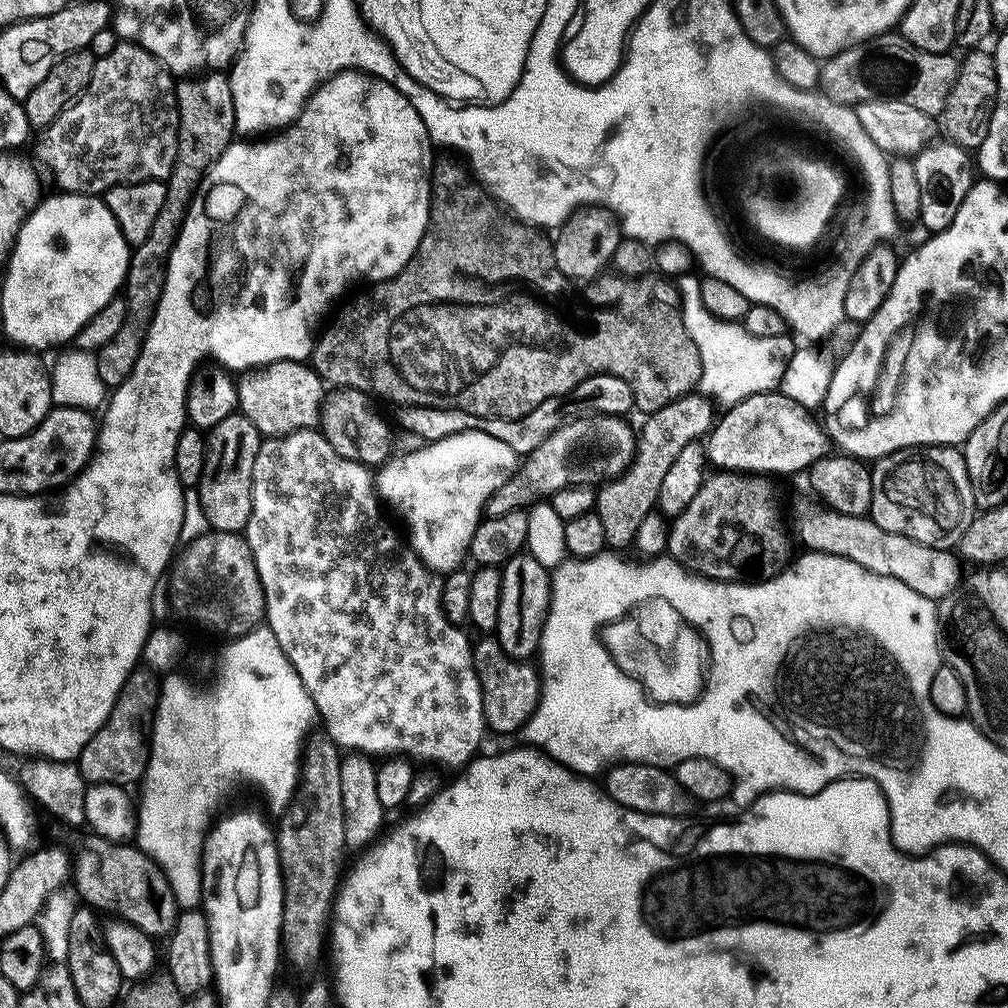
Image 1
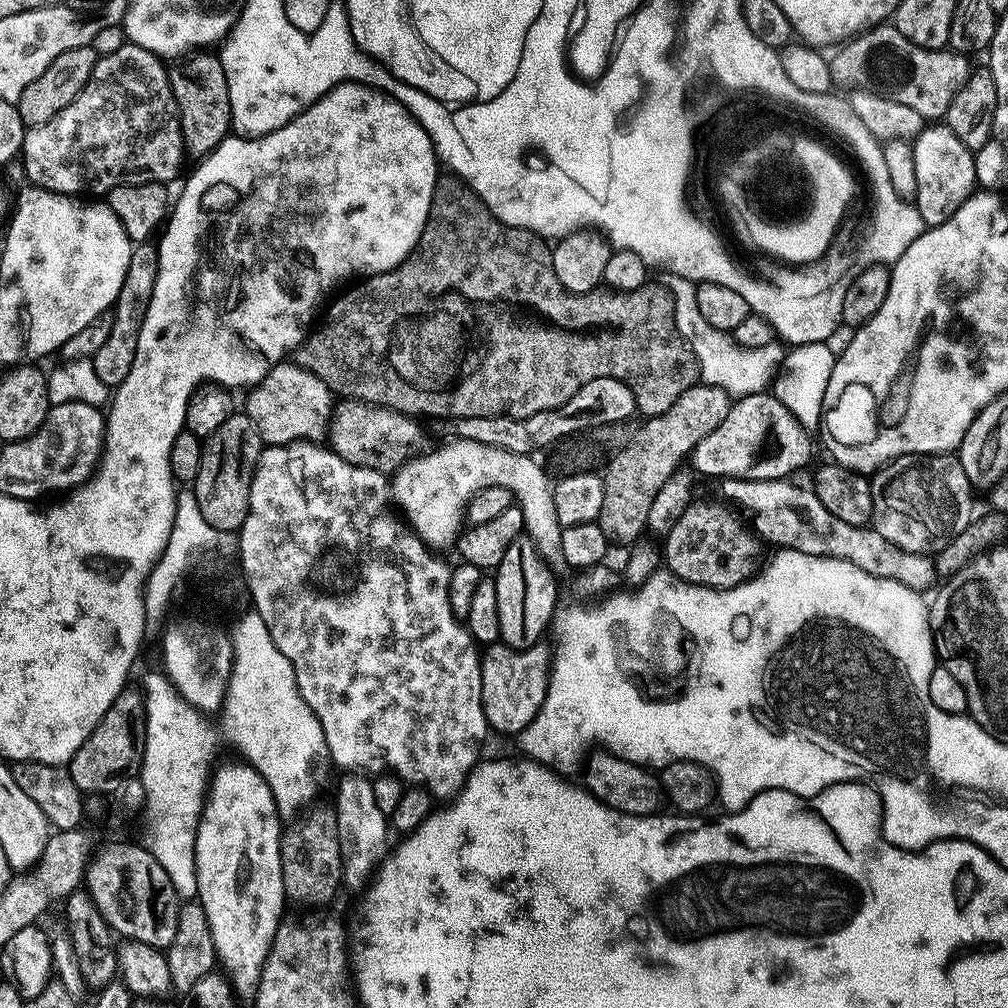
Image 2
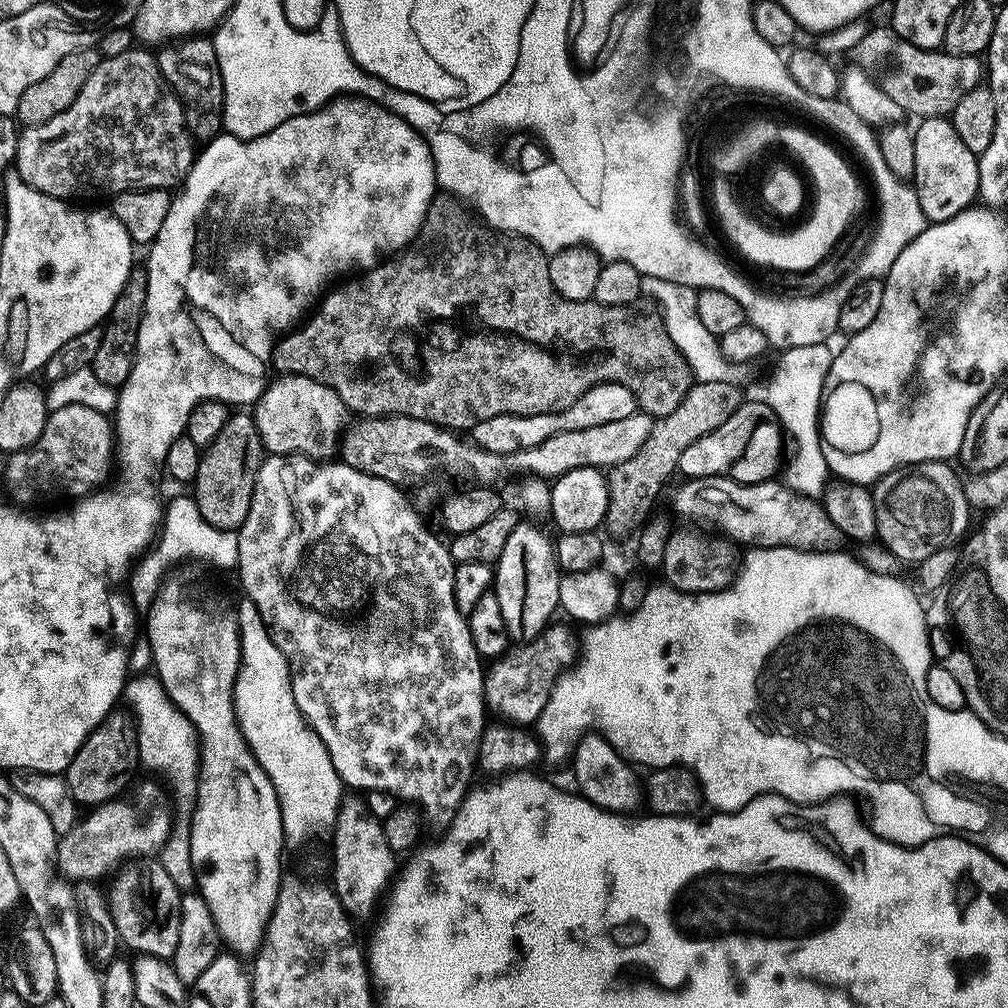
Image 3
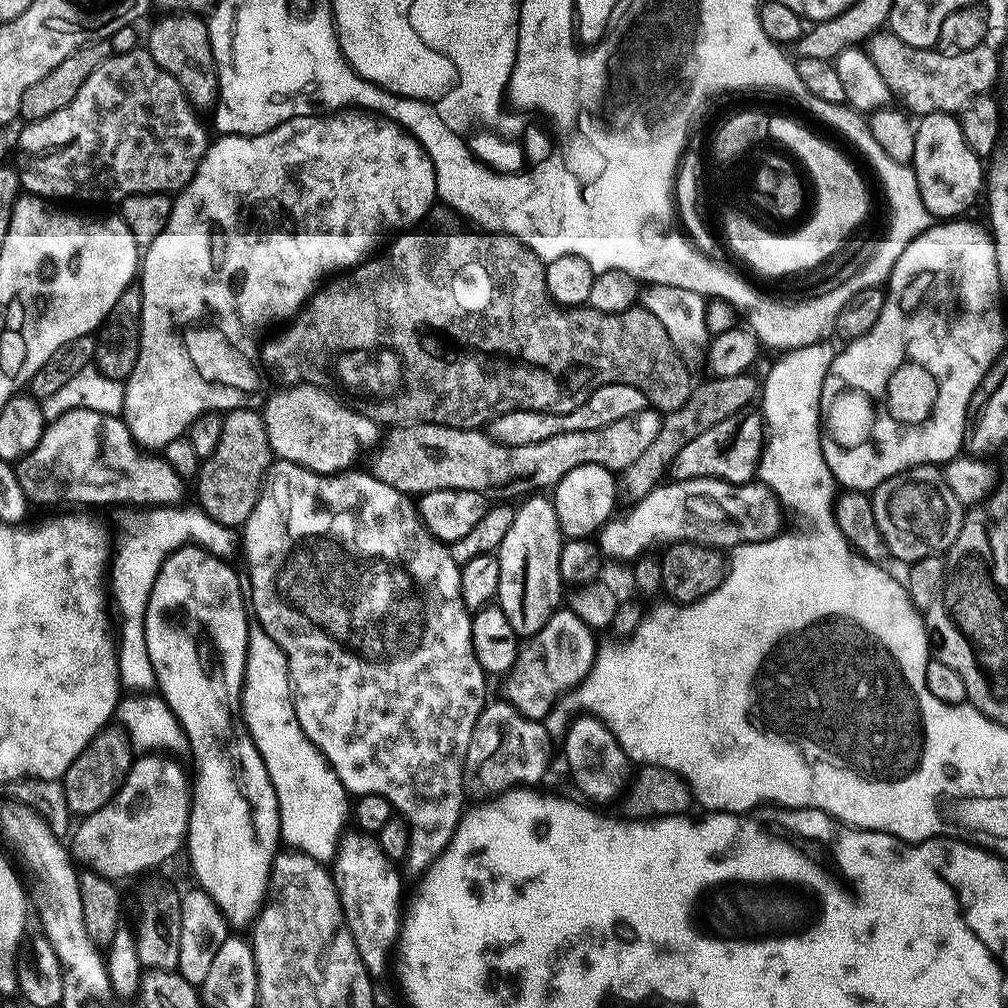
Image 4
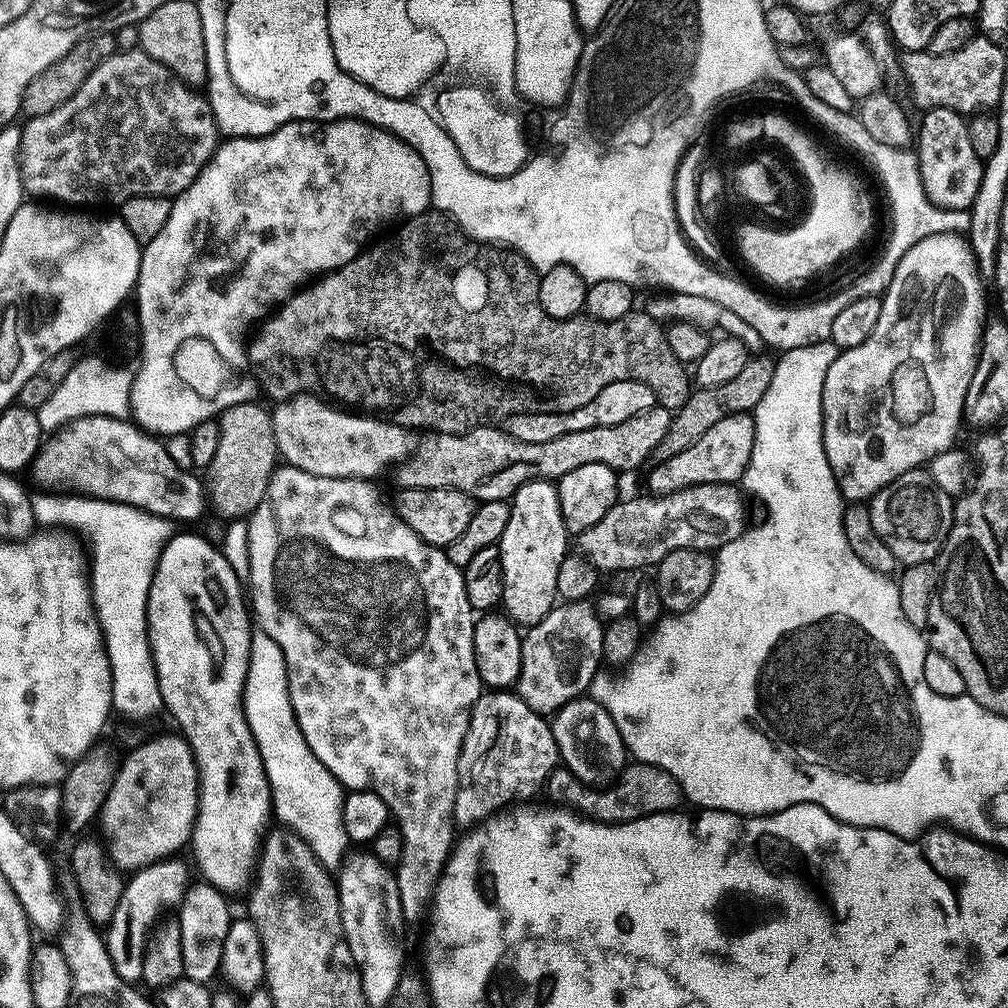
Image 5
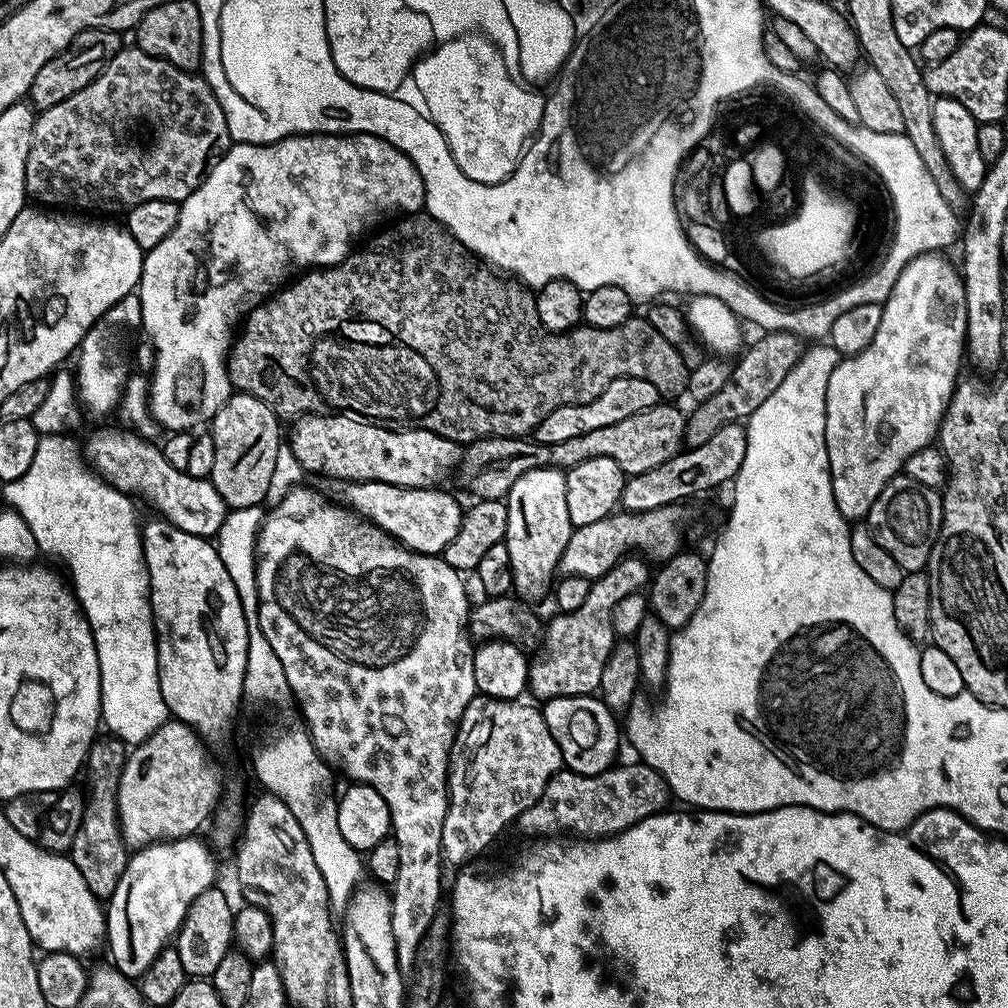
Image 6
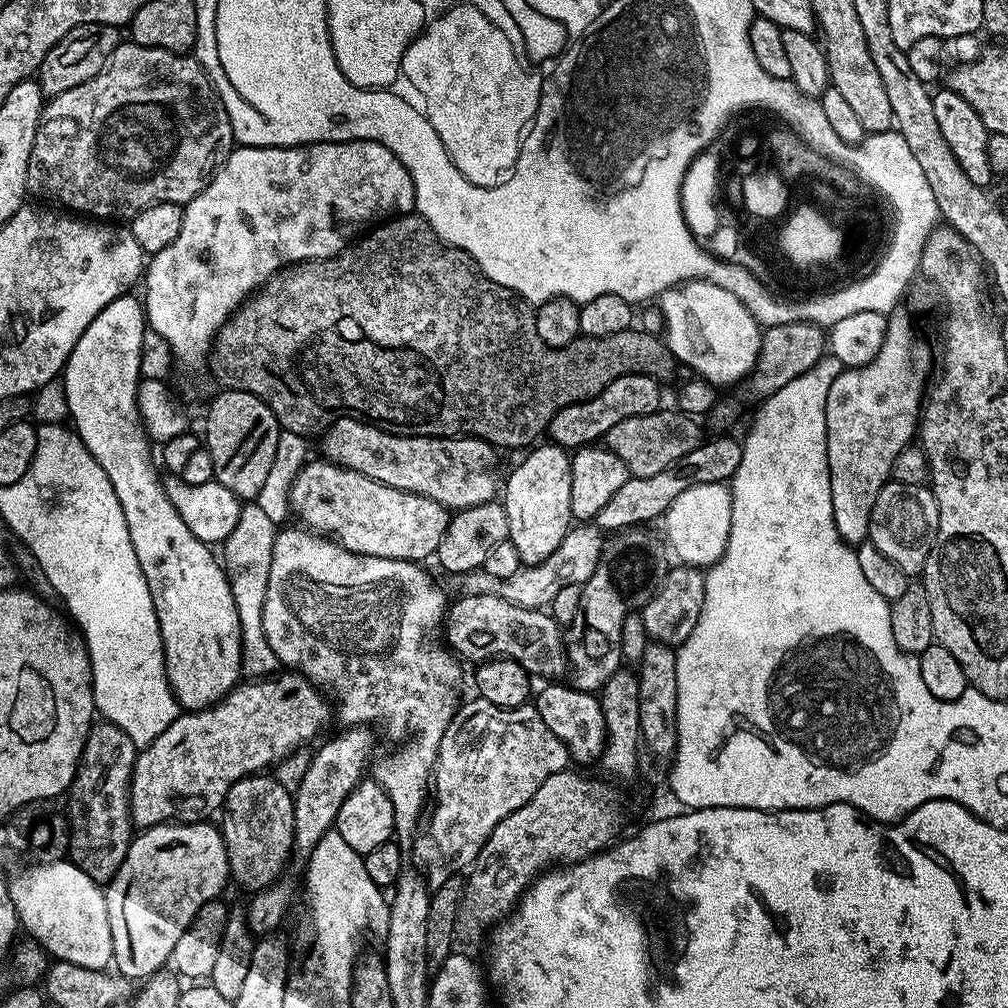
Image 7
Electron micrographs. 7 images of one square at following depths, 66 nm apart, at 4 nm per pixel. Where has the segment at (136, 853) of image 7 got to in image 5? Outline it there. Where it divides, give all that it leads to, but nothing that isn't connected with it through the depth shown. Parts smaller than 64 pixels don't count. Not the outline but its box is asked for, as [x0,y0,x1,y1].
[106,858,190,982]

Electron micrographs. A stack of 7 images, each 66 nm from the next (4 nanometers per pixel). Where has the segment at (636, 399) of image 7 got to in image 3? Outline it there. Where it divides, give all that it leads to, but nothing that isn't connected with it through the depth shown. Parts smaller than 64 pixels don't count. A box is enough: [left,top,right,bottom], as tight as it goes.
[470,384,638,457]

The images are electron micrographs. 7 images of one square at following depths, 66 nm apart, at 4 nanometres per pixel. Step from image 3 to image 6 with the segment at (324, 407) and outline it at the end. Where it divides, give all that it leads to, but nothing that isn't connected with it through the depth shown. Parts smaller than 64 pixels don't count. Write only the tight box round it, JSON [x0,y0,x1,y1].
[291,414,462,488]

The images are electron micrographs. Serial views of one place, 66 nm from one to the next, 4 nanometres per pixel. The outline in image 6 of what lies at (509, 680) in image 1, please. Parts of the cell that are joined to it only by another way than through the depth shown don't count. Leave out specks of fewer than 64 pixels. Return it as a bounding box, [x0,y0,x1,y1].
[528,554,650,702]

